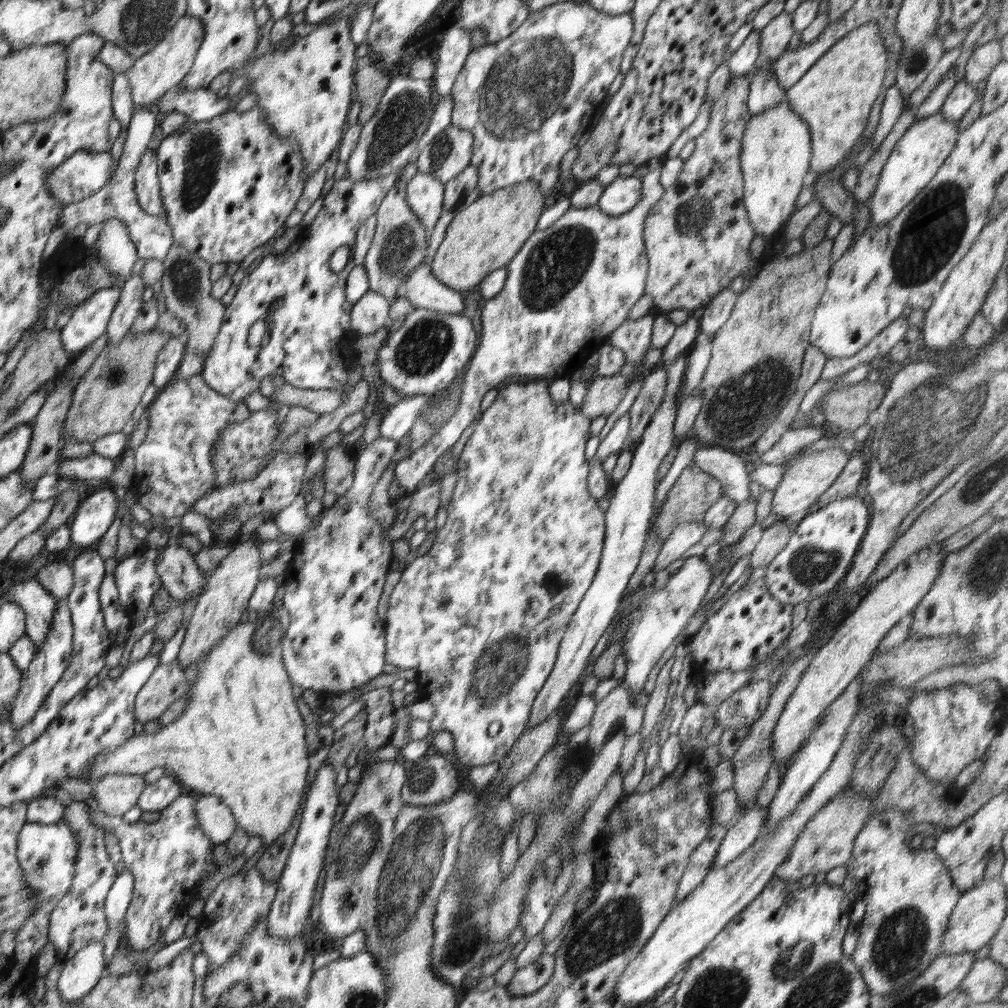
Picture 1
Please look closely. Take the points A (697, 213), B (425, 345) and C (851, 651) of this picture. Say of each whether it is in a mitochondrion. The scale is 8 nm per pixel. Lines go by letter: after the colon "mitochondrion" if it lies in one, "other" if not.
A: mitochondrion
B: mitochondrion
C: other

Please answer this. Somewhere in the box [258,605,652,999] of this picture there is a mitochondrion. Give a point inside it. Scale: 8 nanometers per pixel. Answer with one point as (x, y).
(414, 861)

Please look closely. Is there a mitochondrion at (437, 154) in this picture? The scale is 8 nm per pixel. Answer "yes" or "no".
yes

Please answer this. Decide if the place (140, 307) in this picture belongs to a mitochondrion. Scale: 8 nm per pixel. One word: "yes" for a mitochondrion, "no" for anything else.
no

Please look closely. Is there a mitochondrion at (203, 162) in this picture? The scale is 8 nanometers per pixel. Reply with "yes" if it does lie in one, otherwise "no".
yes

